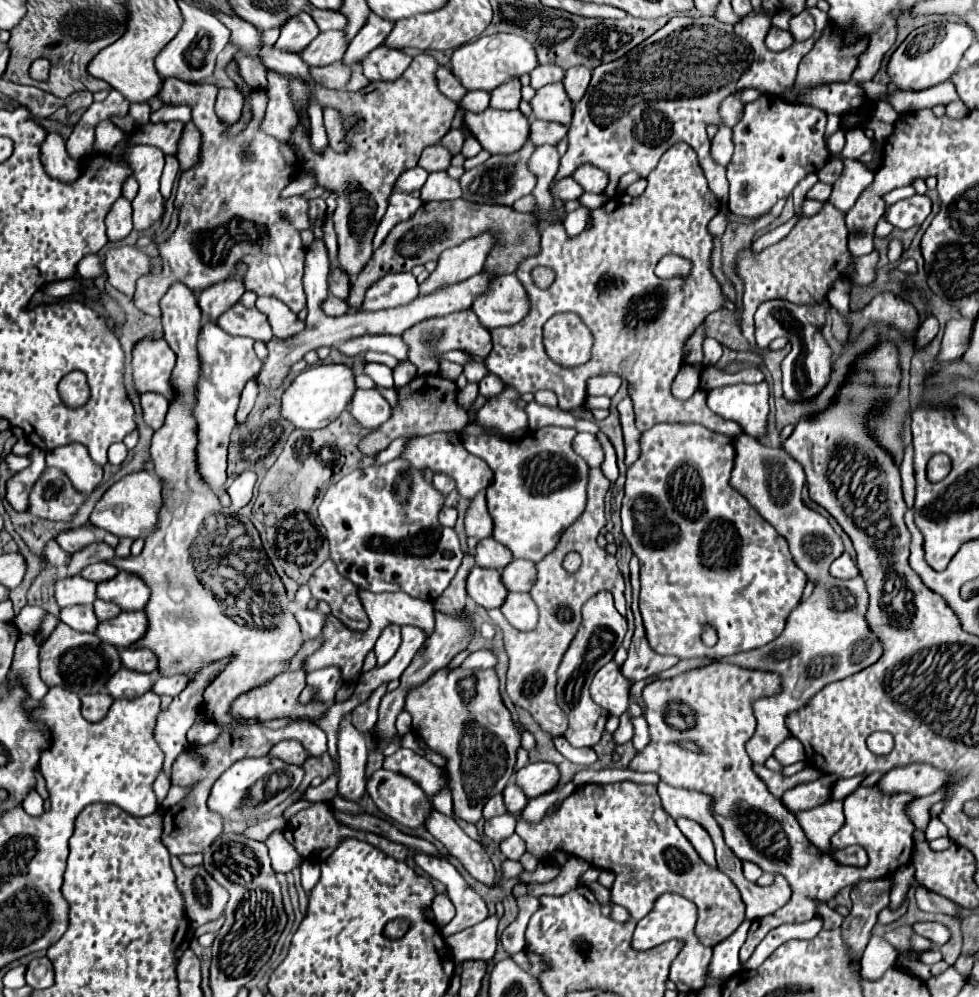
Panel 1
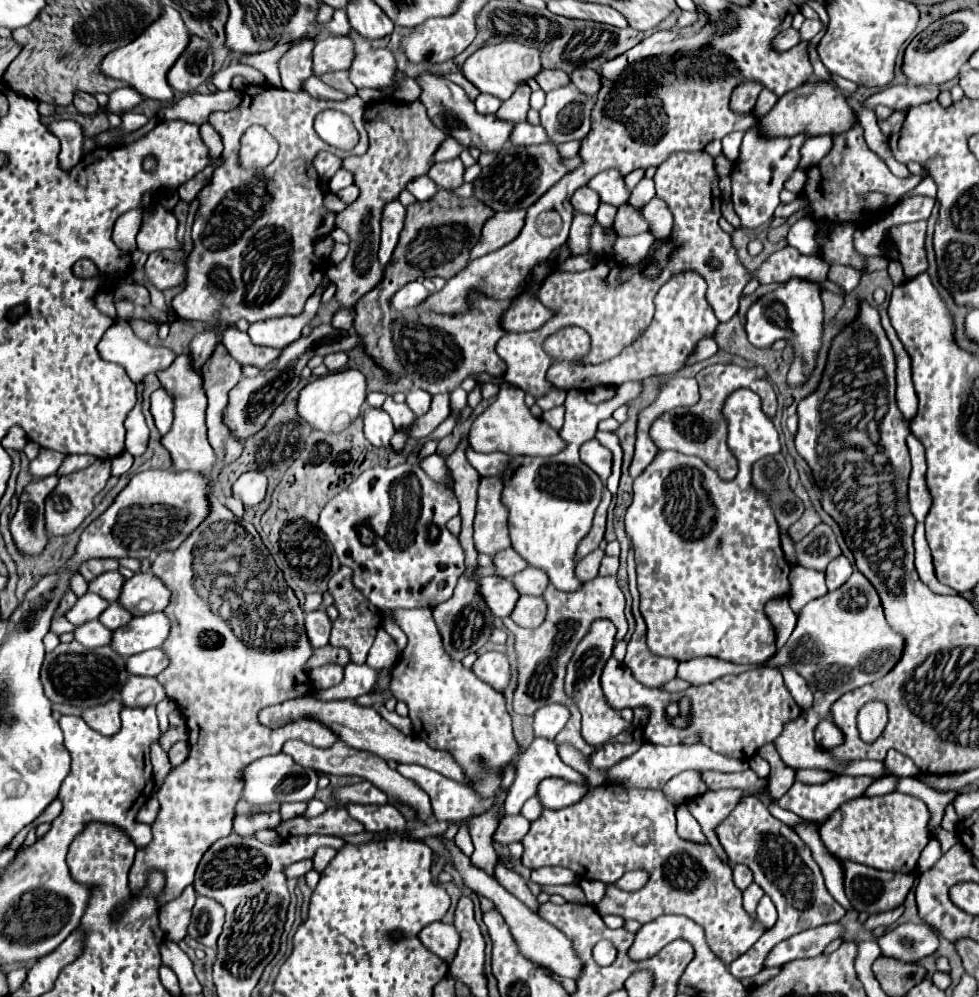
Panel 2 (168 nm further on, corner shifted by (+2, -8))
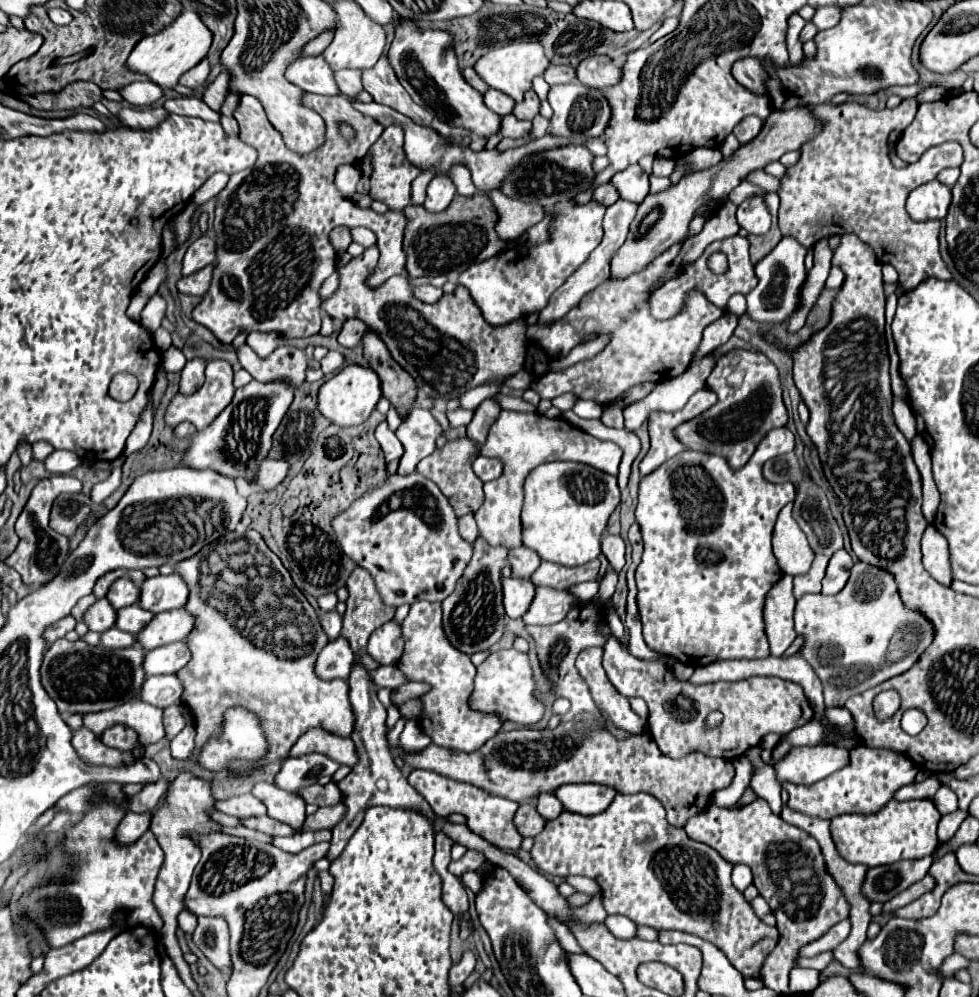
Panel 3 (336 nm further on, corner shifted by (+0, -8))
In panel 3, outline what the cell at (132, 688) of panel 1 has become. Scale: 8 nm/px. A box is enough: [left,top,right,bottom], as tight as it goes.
[140,674,182,708]

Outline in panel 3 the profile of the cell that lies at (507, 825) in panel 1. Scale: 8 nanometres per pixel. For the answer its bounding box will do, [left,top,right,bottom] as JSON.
[514,802,546,838]

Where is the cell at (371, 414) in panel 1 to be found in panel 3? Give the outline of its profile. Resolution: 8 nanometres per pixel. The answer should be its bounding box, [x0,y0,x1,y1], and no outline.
[376,422,404,462]

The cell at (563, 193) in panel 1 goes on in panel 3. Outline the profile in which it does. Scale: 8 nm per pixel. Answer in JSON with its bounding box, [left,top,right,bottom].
[592,182,618,206]

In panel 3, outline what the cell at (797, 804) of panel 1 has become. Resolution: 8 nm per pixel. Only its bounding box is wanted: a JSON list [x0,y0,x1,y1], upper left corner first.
[784,744,918,820]

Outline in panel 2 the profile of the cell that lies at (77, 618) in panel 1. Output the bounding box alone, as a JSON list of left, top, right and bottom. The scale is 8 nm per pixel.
[74,620,112,648]

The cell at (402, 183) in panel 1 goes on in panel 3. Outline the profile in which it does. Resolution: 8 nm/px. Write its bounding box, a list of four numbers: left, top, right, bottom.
[424,176,456,212]

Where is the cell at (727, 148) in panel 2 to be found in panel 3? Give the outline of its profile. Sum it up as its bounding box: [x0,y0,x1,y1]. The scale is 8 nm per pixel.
[734,116,762,144]

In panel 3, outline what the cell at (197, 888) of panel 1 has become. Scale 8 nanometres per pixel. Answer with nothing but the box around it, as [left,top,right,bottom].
[192,916,230,970]

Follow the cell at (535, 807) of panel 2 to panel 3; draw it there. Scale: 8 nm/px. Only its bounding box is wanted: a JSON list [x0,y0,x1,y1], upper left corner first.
[536,792,564,820]

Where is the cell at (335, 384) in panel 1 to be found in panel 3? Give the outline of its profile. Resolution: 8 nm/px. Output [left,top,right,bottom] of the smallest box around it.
[318,366,382,428]

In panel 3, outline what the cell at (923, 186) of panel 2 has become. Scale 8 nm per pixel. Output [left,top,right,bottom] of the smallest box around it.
[937,168,960,187]

